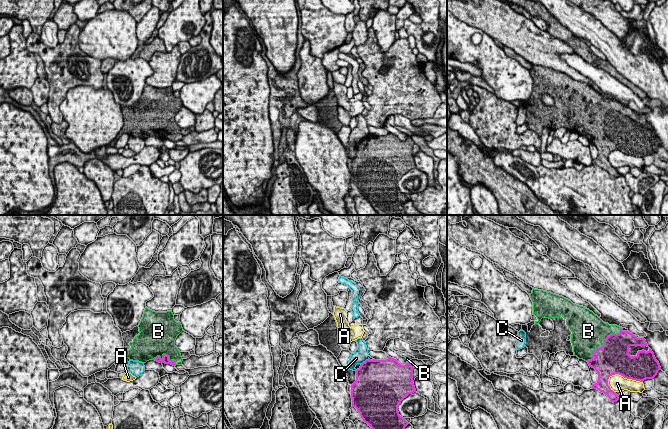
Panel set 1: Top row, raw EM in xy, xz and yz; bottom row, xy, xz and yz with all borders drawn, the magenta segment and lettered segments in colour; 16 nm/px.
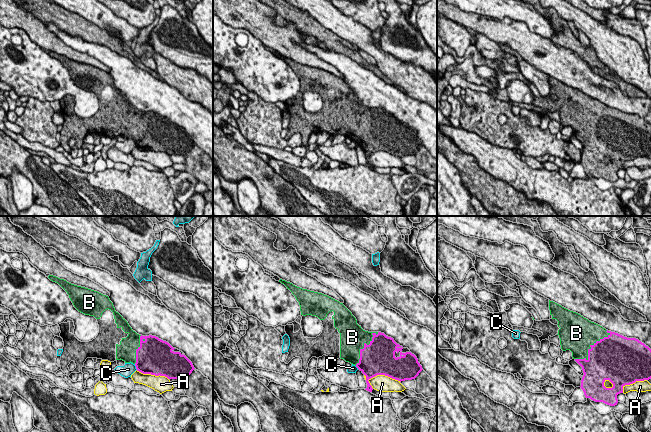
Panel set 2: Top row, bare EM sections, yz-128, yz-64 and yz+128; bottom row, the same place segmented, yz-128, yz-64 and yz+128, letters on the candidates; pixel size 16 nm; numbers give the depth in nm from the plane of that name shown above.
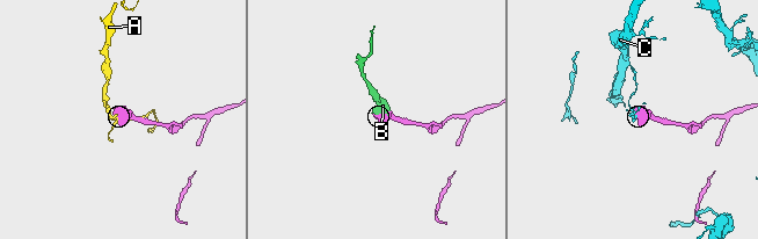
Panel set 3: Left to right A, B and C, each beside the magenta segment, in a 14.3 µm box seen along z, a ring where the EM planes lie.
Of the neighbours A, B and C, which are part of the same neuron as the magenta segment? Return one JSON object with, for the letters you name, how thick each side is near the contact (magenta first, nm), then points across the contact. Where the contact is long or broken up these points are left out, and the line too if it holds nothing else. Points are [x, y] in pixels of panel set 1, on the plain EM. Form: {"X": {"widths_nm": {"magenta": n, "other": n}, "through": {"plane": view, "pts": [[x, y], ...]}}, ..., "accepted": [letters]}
{"B": {"widths_nm": {"magenta": 480, "other": 420}}, "accepted": ["B"]}

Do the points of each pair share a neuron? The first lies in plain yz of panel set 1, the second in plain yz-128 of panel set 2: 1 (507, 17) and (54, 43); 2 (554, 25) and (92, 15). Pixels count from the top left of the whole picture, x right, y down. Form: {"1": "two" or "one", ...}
{"1": "one", "2": "two"}

